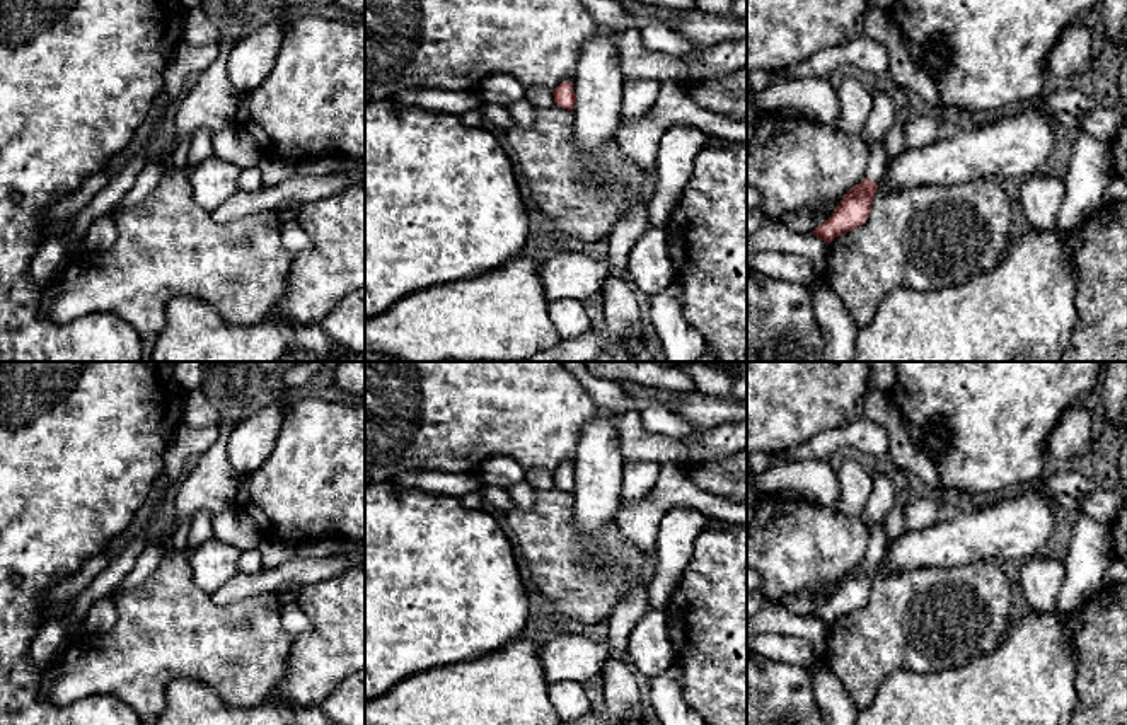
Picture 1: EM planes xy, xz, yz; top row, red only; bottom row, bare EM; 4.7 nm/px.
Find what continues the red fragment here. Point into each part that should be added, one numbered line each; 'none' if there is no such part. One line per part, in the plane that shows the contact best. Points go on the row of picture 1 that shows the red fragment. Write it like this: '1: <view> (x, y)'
1: yz (877, 162)

